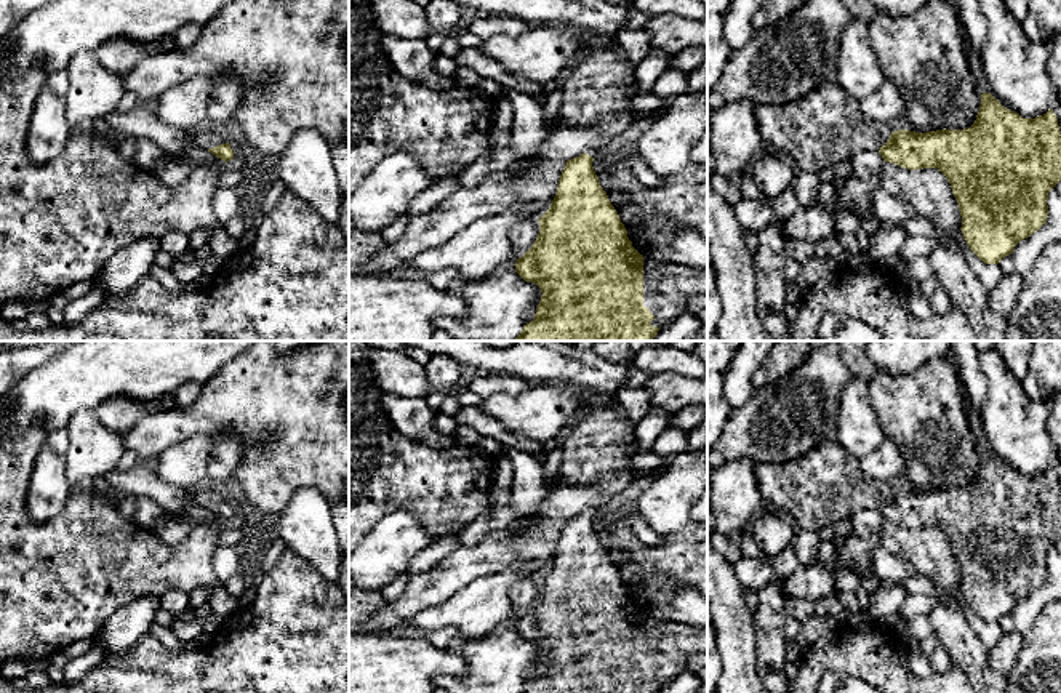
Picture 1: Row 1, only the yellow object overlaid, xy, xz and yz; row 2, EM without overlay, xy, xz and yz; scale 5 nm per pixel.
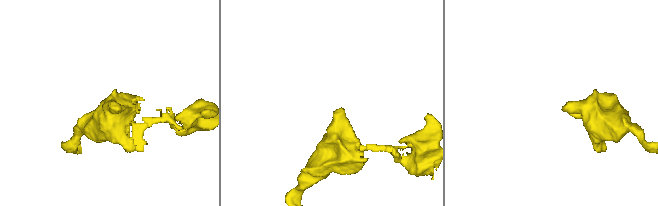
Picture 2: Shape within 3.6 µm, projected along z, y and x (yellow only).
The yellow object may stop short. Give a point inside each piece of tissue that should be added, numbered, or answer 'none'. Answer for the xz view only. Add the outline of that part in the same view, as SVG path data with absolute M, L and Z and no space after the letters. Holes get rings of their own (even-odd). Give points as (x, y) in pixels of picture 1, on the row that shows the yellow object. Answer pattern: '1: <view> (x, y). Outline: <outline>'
1: xz (668, 287). Outline: M643 259L643 306L655 315L651 326L664 326L687 312L687 302L707 294L707 269Z

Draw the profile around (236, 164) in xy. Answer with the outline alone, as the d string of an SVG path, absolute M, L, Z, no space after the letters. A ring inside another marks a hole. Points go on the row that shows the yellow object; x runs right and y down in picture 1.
M238 154L237 157L234 157L229 162L226 162L224 165L205 163L202 166L214 171L216 174L221 174L224 171L238 171L238 170L243 168L243 165L246 162L248 162L246 157L243 154Z

